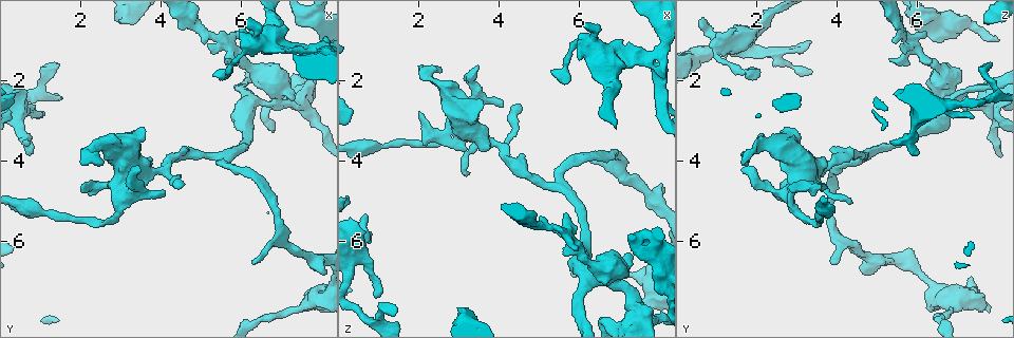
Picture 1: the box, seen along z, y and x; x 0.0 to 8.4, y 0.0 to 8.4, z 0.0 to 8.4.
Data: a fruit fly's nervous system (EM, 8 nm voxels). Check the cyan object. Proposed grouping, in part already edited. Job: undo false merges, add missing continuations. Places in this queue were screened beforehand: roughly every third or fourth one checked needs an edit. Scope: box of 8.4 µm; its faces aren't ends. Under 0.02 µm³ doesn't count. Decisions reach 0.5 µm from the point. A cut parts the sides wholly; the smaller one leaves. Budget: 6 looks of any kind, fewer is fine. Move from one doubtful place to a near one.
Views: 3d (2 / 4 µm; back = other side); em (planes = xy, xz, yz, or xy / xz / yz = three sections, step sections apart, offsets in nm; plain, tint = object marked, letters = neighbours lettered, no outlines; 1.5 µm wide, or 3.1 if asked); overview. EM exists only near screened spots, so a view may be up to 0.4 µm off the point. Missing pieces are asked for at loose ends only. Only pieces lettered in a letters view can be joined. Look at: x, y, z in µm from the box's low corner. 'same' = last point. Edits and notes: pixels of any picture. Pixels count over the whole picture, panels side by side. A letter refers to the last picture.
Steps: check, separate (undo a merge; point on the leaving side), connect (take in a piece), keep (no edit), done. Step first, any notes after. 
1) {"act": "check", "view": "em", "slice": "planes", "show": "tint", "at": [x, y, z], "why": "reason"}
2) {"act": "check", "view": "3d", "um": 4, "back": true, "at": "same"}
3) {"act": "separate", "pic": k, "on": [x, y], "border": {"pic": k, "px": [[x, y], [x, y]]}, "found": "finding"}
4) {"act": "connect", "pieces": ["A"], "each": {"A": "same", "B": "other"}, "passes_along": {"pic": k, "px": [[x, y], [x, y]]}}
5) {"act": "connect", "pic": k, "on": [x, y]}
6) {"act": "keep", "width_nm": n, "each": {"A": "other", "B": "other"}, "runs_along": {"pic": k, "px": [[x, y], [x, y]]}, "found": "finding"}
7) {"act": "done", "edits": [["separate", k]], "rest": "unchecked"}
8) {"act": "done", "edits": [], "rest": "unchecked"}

{"act": "check", "view": "3d", "um": 2, "at": [7.60, 7.35, 7.65], "why": "thick end"}

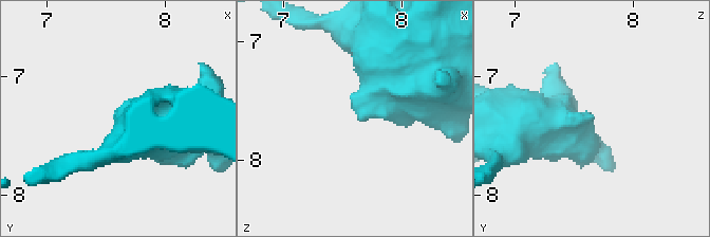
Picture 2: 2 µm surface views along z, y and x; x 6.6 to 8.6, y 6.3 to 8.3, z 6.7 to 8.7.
{"act": "check", "view": "em", "slice": "planes", "show": "letters", "at": [7.66, 7.32, 7.66], "why": "need the tissue"}

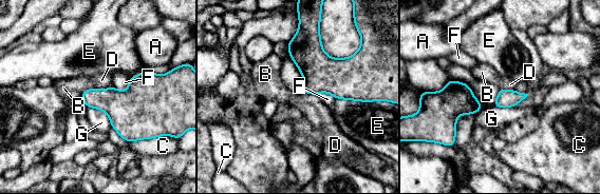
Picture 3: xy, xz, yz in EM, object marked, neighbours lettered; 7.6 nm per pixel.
{"act": "keep", "each": {"A": "other", "B": "other", "C": "other", "D": "other", "E": "other", "F": "other", "G": "other"}, "border": {"pic": 3, "px": [[88, 107], [100, 109], [112, 127]]}, "found": "none of them fits"}

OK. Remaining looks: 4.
{"act": "check", "view": "3d", "um": 2, "at": [6.95, 2.60, 7.00], "why": "four arms meet"}

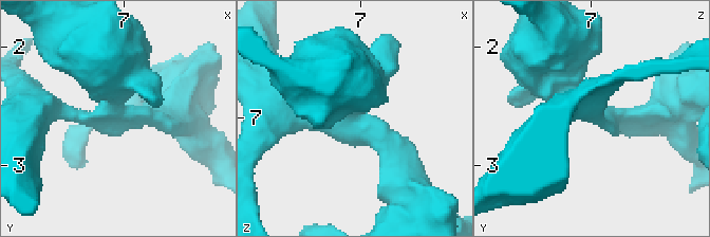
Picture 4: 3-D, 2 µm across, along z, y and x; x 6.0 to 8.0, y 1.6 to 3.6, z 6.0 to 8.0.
{"act": "check", "view": "em", "slice": "planes", "show": "letters", "at": [6.98, 2.56, 7.02], "arms": 4, "why": "now the EM"}

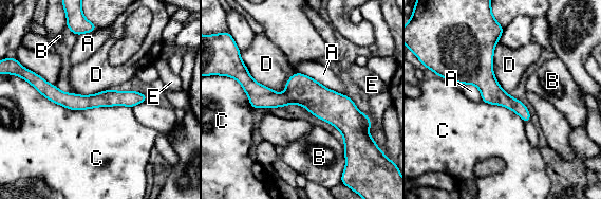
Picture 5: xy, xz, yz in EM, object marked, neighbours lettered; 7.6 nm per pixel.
{"act": "keep", "each": {"A": "other", "B": "other", "C": "other", "D": "other", "E": "other"}, "border": {"pic": 5, "px": [[45, 96], [70, 109], [131, 108]]}, "found": "all the same cell"}

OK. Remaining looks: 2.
{"act": "check", "view": "em", "slice": "xy", "step": 8, "show": "tint", "at": [5.95, 1.40, 1.05], "why": "thick turns thin"}

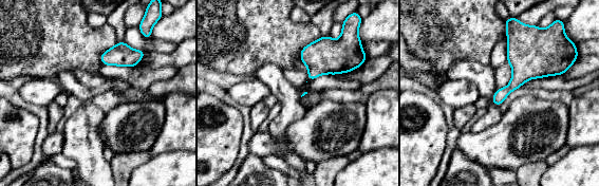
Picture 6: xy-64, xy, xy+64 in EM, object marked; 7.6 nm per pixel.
{"act": "check", "view": "em", "slice": "yz", "step": 8, "show": "letters", "at": "same"}

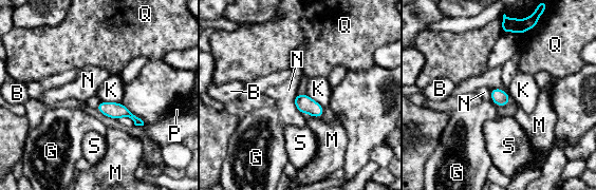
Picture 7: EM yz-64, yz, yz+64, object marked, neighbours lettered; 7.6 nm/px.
{"act": "keep", "each": {"B": "other", "G": "other", "K": "other", "M": "other", "N": "other", "P": "other", "Q": "other", "S": "other"}, "border": {"pic": 7, "px": [[305, 93], [321, 107], [321, 117]]}, "found": "continuous, no second cell"}

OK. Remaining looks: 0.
{"act": "done", "edits": [], "rest": "unchecked"}

